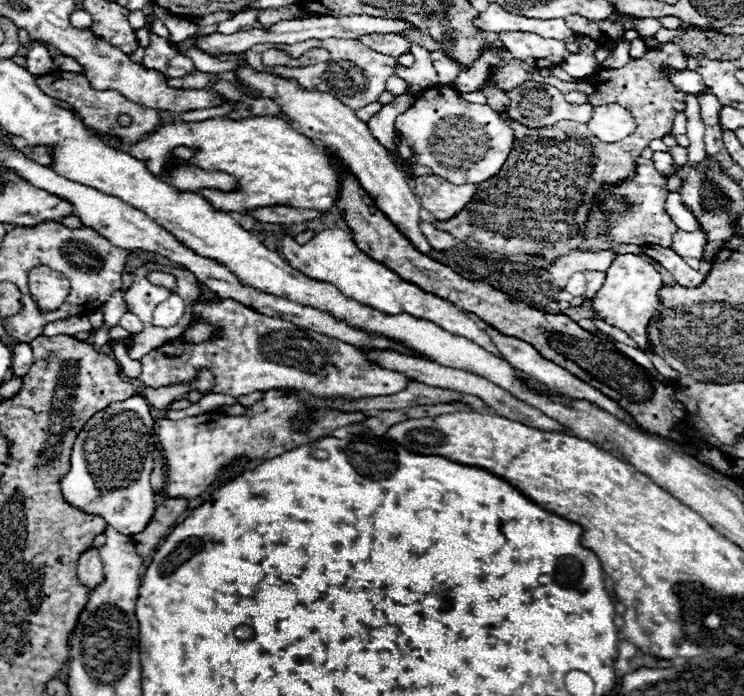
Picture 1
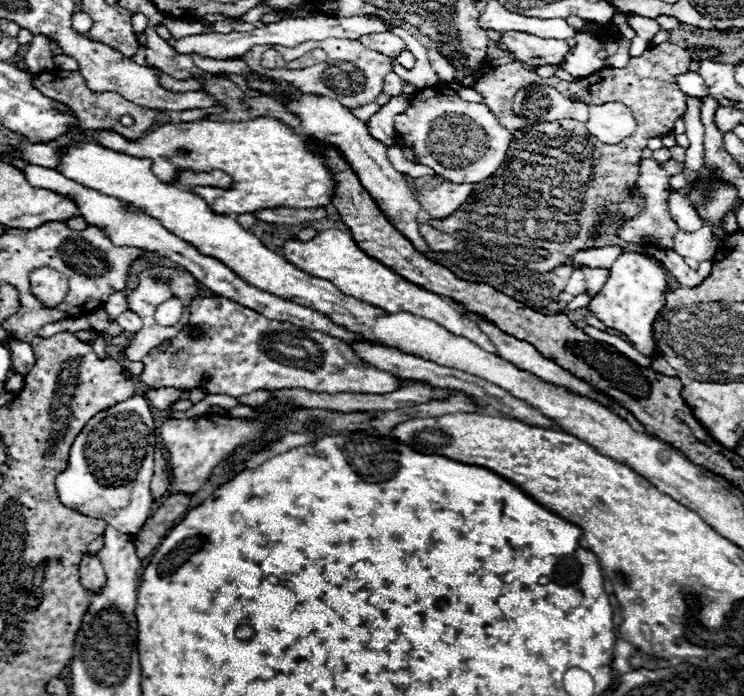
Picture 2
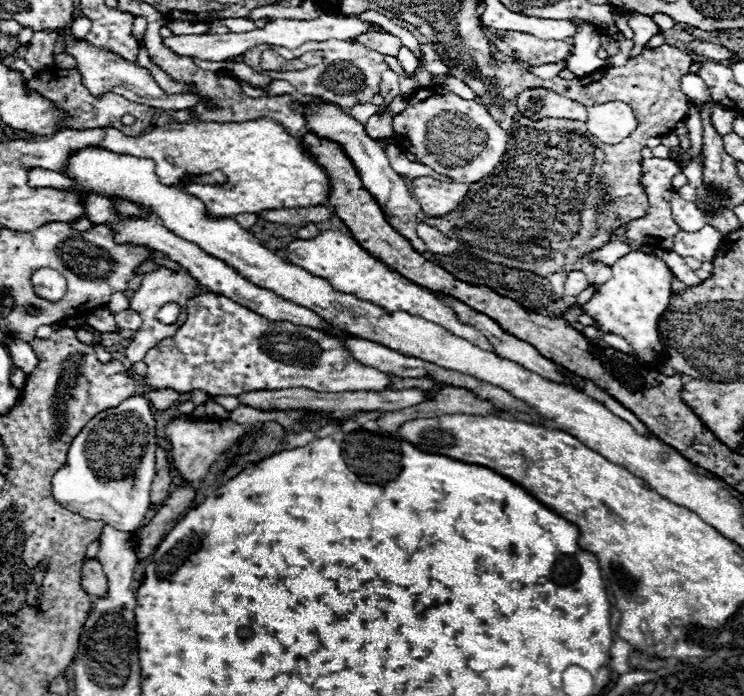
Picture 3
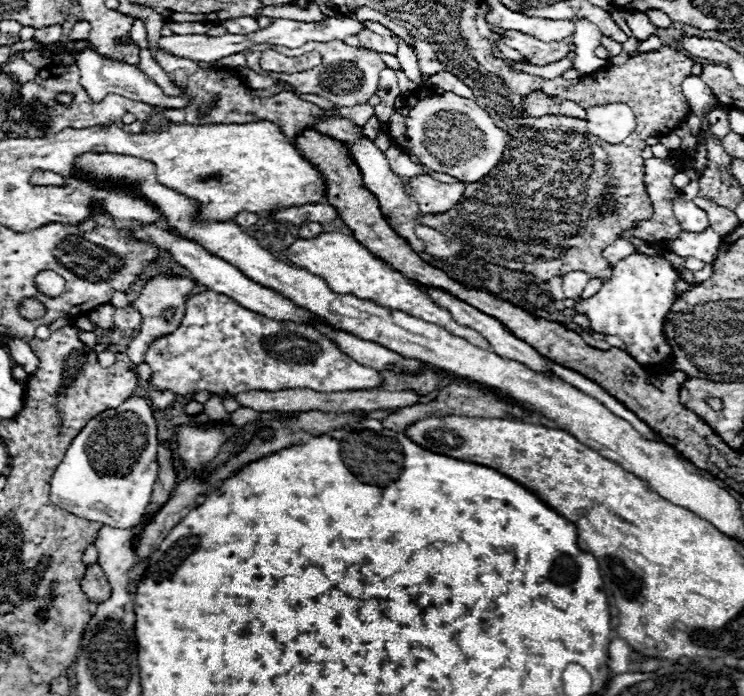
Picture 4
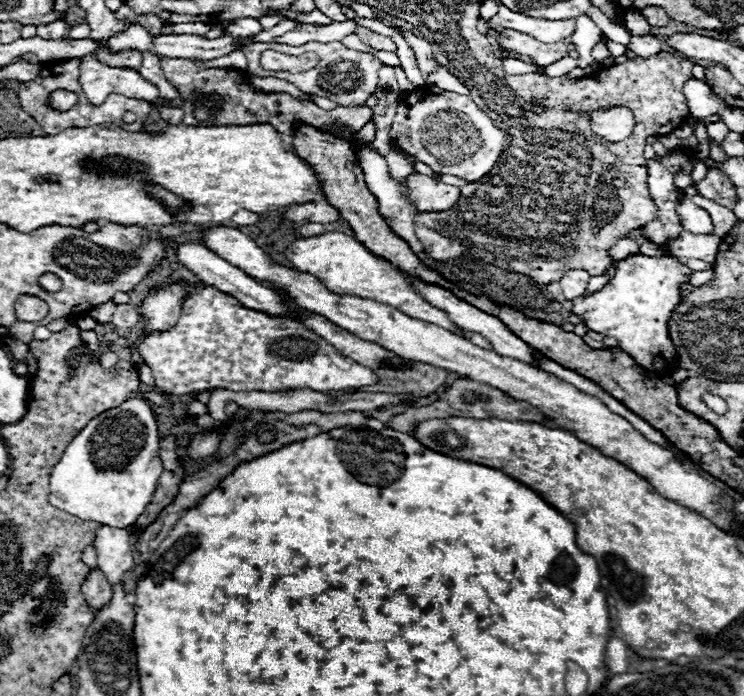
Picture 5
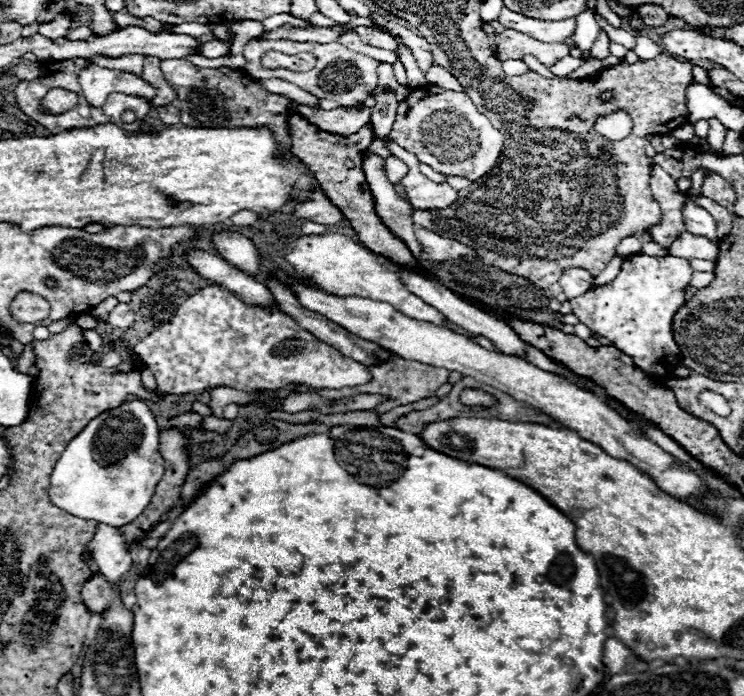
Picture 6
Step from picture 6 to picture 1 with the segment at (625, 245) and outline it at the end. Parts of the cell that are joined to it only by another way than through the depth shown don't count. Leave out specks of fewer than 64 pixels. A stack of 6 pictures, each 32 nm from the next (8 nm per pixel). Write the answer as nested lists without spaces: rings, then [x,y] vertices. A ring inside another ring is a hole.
[[[600,250],[600,252],[572,252],[564,258],[560,258],[552,268],[551,281],[556,290],[563,290],[568,278],[578,270],[608,270],[612,260],[616,258],[614,250]]]

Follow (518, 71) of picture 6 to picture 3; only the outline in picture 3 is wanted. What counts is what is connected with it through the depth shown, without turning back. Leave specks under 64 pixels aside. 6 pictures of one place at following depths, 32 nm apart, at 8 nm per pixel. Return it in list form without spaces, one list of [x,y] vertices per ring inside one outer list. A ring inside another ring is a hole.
[[[564,59],[558,63],[546,64],[542,66],[530,66],[527,70],[540,78],[551,79],[566,68],[567,60]]]

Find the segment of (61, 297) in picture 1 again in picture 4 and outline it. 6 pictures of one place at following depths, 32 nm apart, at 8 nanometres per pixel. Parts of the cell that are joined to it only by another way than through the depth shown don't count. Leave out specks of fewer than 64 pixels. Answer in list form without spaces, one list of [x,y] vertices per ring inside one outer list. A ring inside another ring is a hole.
[[[44,270],[36,276],[36,286],[40,292],[48,296],[58,296],[64,292],[64,280],[60,280],[60,276],[50,270]]]

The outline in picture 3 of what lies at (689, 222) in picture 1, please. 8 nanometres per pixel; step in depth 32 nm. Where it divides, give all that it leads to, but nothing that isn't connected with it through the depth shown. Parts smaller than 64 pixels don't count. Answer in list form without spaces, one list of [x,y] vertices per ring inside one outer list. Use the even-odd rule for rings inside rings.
[[[678,194],[672,196],[672,216],[684,232],[698,232],[708,224],[706,214],[694,202],[686,202]]]

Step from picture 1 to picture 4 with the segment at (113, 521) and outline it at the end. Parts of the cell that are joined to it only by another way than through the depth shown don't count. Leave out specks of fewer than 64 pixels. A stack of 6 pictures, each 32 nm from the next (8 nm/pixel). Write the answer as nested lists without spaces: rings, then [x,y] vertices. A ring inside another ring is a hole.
[[[128,398],[118,408],[110,408],[102,412],[100,416],[92,418],[84,430],[72,440],[68,446],[64,460],[56,466],[52,480],[50,480],[50,500],[52,504],[64,508],[66,512],[72,512],[84,520],[94,520],[108,524],[112,528],[134,528],[146,506],[150,504],[152,488],[156,482],[156,476],[160,472],[158,458],[158,436],[156,436],[156,420],[152,414],[152,408],[146,398]]]

